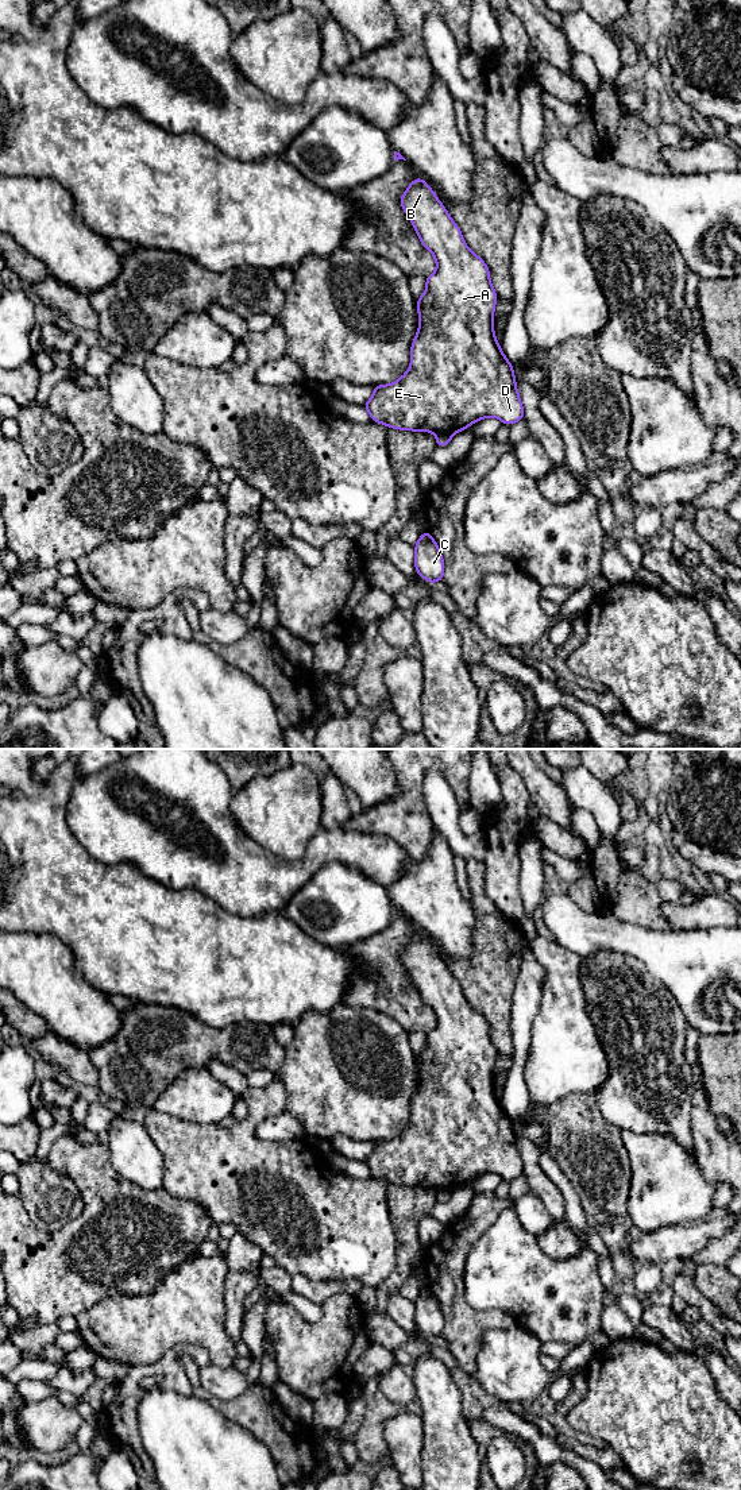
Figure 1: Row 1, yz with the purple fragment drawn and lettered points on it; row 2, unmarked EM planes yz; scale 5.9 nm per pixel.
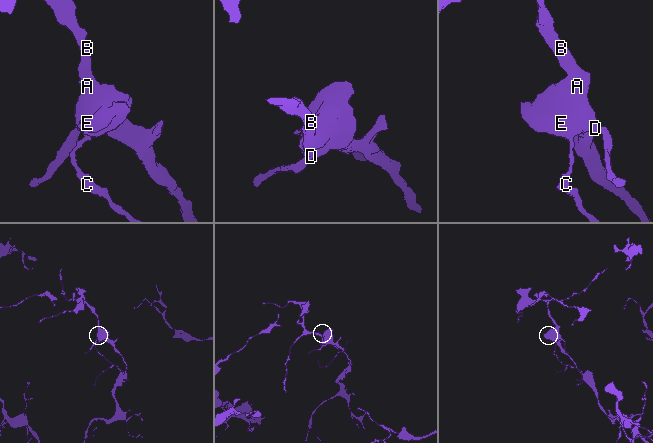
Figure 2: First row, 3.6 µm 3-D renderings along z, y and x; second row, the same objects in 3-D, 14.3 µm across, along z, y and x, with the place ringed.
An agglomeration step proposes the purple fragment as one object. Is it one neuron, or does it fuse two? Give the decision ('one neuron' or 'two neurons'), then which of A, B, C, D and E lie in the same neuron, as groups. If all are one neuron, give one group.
two neurons | A B D E / C

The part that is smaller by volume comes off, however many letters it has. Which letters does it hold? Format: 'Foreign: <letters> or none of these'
Foreign: C

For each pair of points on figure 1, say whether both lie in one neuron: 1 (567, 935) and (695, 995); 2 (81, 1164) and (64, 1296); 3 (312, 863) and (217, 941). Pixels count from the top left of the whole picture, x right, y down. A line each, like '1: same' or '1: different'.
1: same
2: same
3: different

